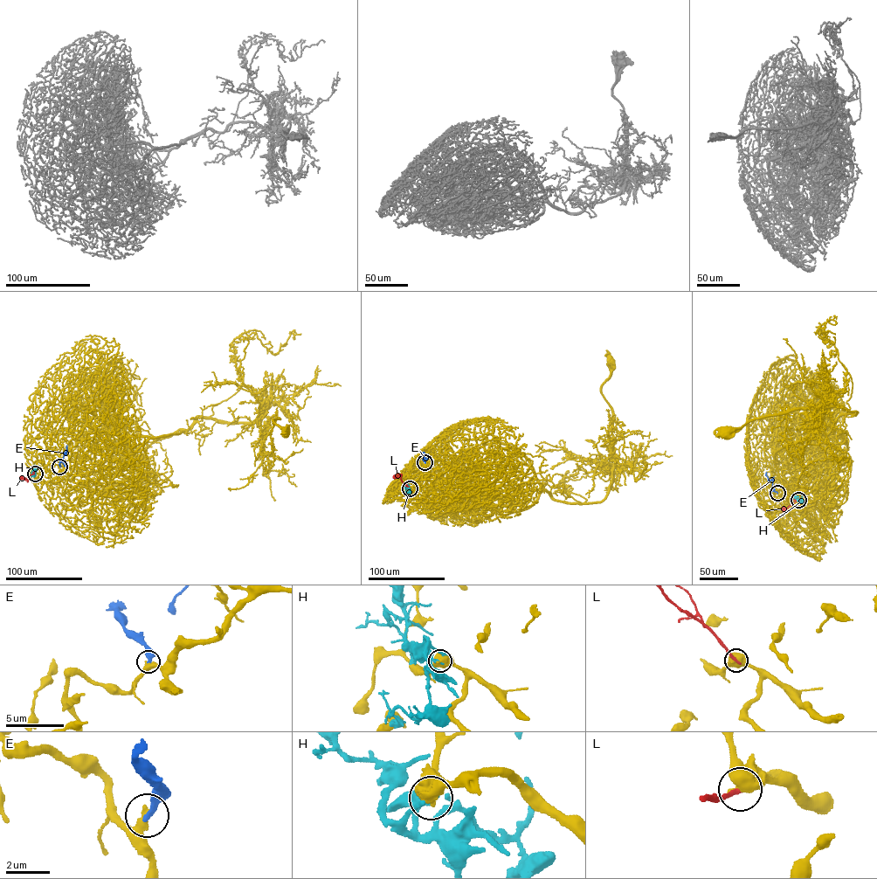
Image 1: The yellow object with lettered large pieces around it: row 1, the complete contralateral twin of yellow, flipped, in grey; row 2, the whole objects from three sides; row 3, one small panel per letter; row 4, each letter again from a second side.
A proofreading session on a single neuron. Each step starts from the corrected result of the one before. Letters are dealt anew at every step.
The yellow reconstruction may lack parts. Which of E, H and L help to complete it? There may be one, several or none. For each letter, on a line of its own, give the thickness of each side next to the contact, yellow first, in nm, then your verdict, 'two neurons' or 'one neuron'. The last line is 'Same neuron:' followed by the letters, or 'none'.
E: 340/300 nm | one neuron
H: 800/240 nm | two neurons
L: 800/240 nm | two neurons
Same neuron: E

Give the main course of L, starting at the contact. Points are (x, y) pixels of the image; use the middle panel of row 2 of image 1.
L: (410, 488), (402, 481), (401, 474), (398, 475)

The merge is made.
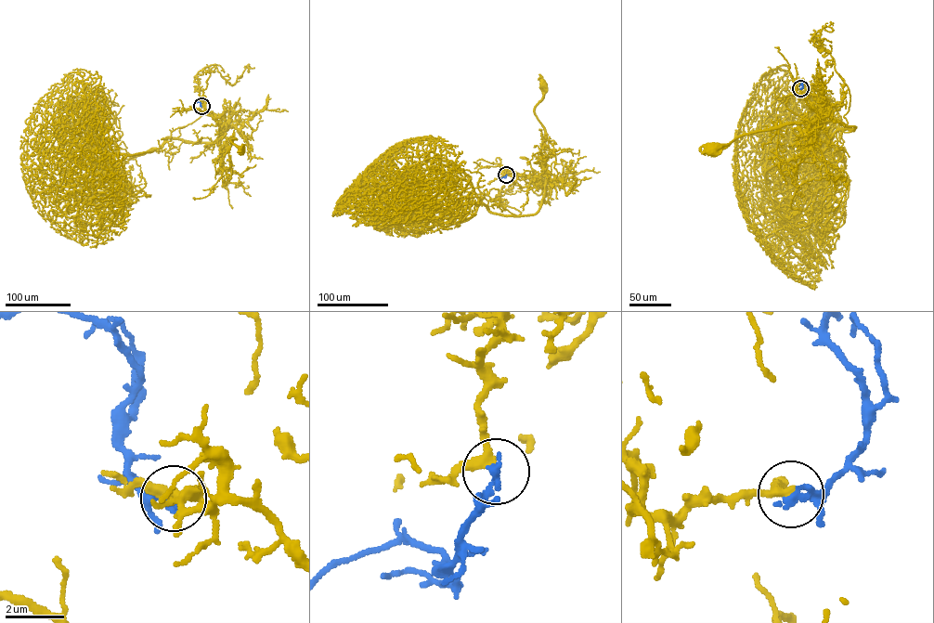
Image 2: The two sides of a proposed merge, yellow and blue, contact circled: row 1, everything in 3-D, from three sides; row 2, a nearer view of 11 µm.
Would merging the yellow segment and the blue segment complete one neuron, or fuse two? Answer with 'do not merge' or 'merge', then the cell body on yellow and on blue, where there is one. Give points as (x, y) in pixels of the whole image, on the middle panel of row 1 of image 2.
merge | yellow (543, 84) | blue none

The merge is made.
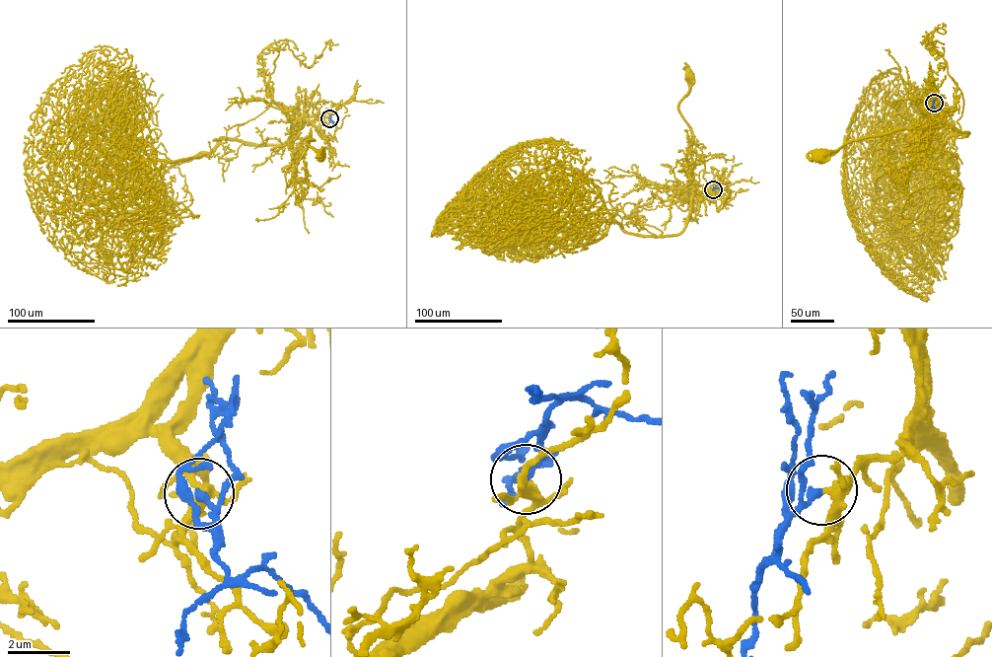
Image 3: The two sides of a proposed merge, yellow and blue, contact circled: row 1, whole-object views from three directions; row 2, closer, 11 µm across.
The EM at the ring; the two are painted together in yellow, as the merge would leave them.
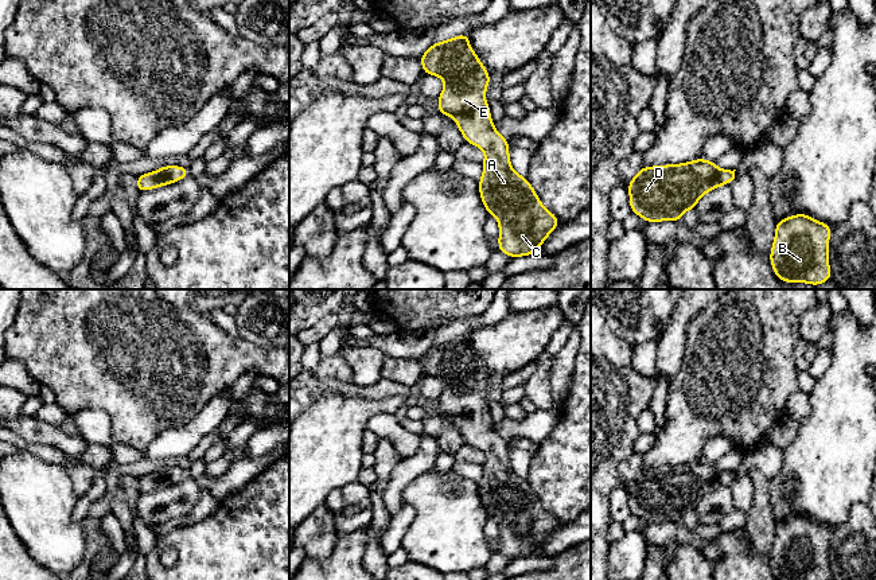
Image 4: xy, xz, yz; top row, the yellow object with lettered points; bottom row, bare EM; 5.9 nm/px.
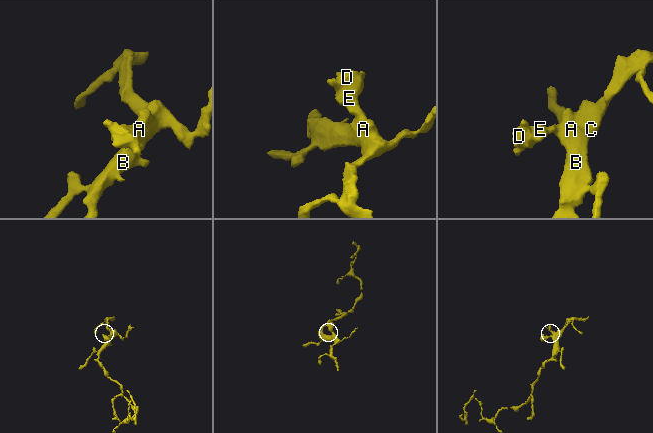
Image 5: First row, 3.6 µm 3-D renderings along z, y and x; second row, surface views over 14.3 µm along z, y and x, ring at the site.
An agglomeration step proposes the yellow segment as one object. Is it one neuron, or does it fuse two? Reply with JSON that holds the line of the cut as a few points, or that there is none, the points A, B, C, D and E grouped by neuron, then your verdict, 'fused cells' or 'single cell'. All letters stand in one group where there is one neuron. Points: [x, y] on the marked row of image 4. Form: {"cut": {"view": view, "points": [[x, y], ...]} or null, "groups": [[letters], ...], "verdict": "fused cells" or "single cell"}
{"cut": null, "groups": [["A", "B", "C", "D", "E"]], "verdict": "single cell"}

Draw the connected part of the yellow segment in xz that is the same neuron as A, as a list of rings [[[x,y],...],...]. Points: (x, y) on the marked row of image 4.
[[[470,34],[458,35],[432,46],[418,58],[424,74],[440,77],[444,89],[437,97],[437,112],[453,117],[464,141],[484,151],[483,175],[478,182],[479,194],[487,214],[498,219],[498,250],[514,257],[538,253],[540,246],[561,221],[545,209],[526,176],[518,175],[510,161],[509,140],[501,136],[490,116],[484,98],[491,75],[470,47]]]

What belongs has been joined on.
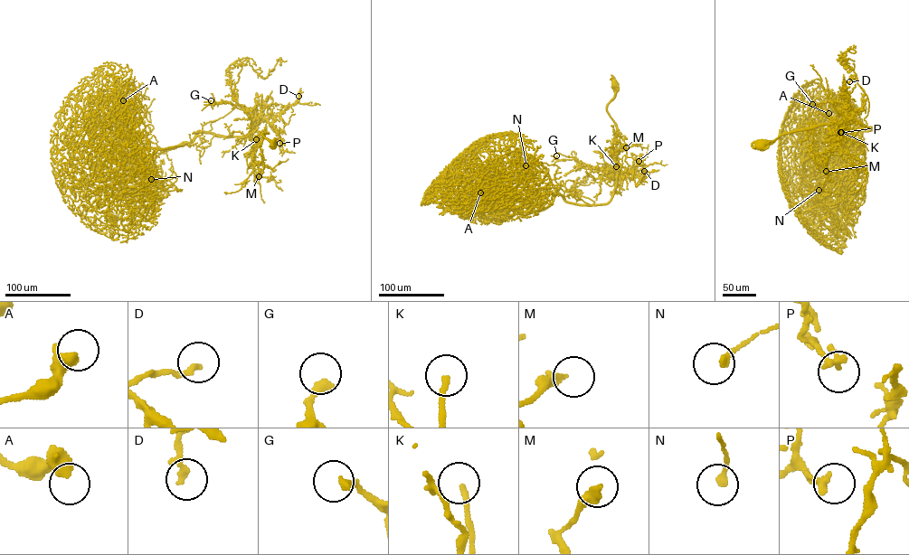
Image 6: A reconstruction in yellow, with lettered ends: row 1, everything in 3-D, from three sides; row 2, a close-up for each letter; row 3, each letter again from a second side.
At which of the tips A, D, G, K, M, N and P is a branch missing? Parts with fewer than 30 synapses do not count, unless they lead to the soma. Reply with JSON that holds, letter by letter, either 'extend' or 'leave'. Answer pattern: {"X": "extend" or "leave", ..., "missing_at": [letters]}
{"A": "leave", "D": "leave", "G": "leave", "K": "leave", "M": "leave", "N": "leave", "P": "leave", "missing_at": []}

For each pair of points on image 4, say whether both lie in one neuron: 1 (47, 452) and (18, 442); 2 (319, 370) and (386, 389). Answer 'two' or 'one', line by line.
1: one
2: two

